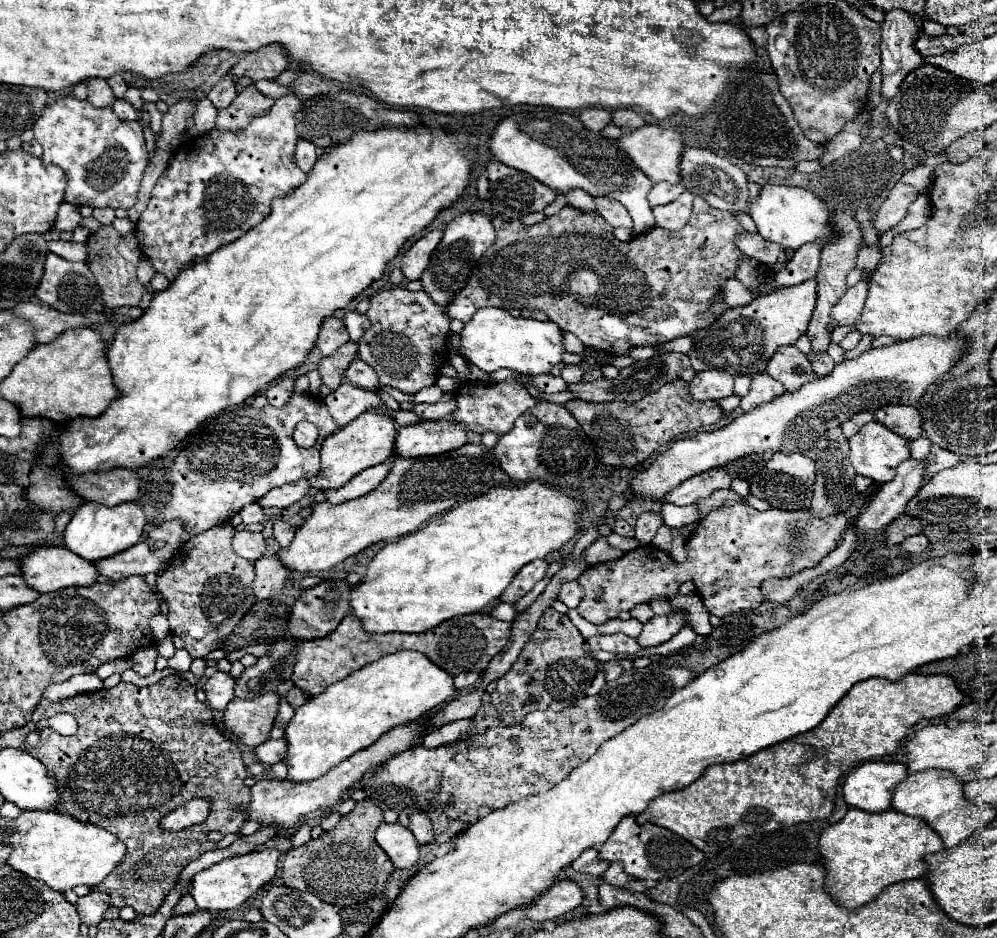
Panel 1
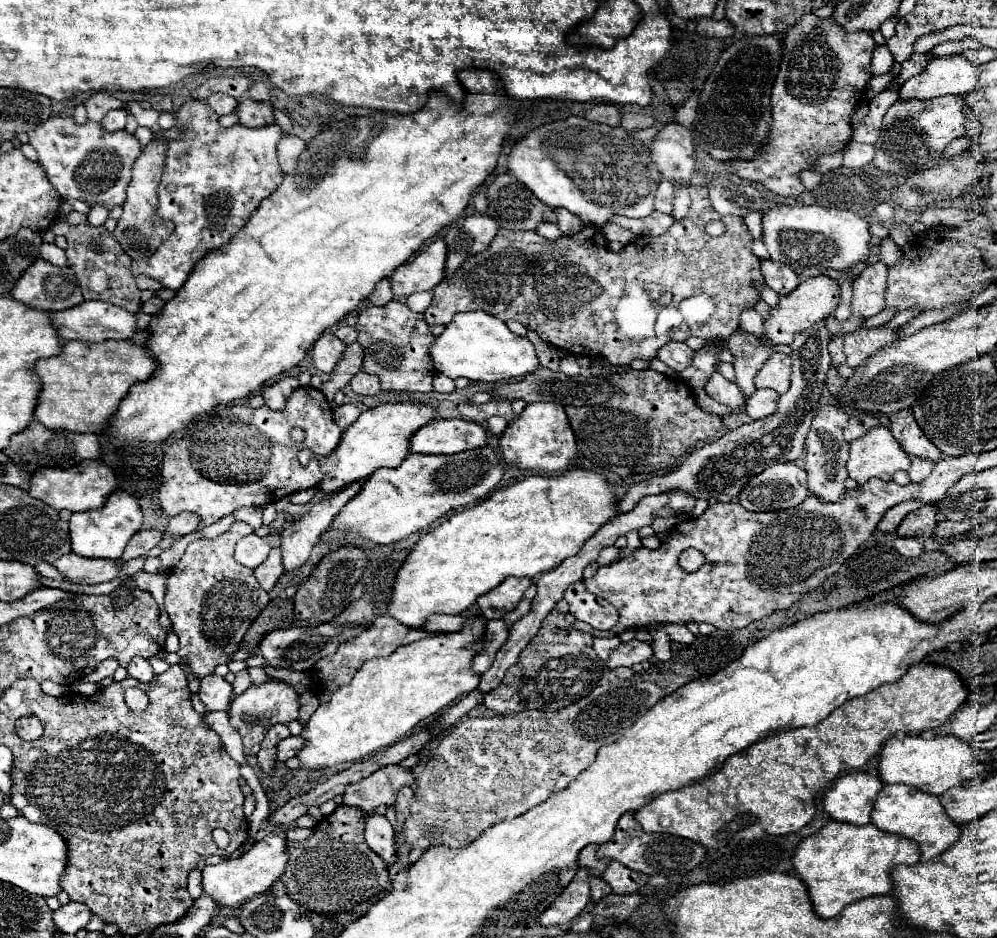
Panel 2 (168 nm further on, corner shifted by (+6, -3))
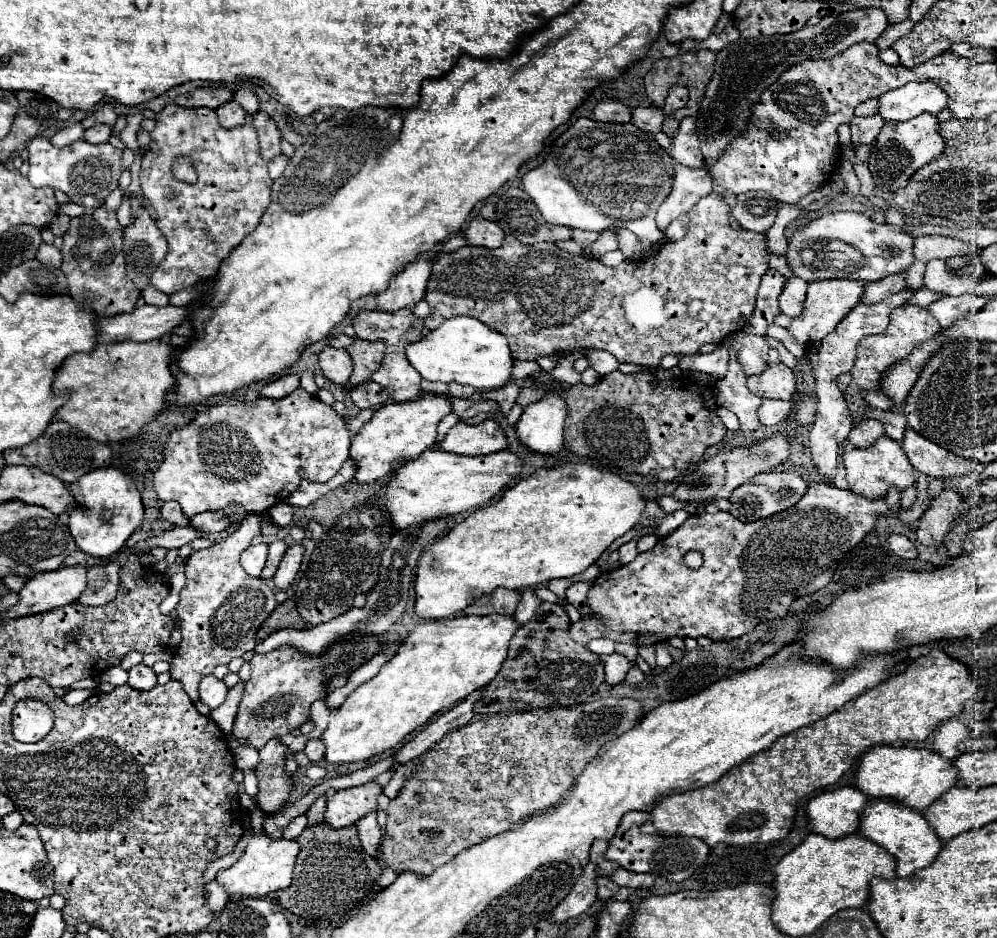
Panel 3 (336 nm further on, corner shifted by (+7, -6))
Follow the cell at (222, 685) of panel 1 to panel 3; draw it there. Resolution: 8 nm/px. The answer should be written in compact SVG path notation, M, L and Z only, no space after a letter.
M214 674L202 678L200 682L200 702L210 706L210 710L216 710L226 700L226 692L228 692L226 684Z

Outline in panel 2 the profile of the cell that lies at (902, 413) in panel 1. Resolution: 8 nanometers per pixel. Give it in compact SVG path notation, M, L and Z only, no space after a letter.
M903 409L899 413L891 413L889 415L891 427L889 431L893 433L895 441L901 445L901 449L909 455L909 457L925 457L931 461L939 461L945 455L923 435L923 431L919 429L917 421L913 419L909 409Z

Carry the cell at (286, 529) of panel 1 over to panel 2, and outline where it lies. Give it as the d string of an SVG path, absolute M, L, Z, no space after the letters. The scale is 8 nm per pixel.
M361 483L349 485L343 491L335 493L329 501L321 501L313 505L313 509L305 513L301 521L293 523L293 527L281 533L283 567L287 573L299 569L309 559L311 547L327 531L327 527L331 525L333 517L341 511L341 507L347 505L355 493L359 493L359 489L361 489Z

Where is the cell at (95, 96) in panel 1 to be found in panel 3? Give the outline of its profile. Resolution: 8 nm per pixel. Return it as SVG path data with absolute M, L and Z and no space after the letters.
M106 102L106 104L102 104L94 114L90 114L88 118L84 118L82 124L84 124L84 128L90 128L90 126L94 126L94 124L98 124L98 122L100 122L100 124L110 124L110 126L114 126L116 118L118 118L118 114L116 114L114 106L112 106L110 102Z

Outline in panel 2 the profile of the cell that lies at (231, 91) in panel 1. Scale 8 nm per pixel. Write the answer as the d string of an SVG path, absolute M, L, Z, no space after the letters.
M213 93L207 103L211 105L211 109L217 113L217 115L229 115L229 113L235 113L235 107L239 105L237 99L233 97L227 97L223 93Z

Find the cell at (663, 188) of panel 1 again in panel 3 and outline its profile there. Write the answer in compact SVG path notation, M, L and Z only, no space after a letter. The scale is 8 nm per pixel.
M674 166L674 184L666 200L660 204L656 212L658 228L664 230L674 218L688 212L698 198L706 196L712 190L712 178L708 170L704 168L686 168L686 166Z

